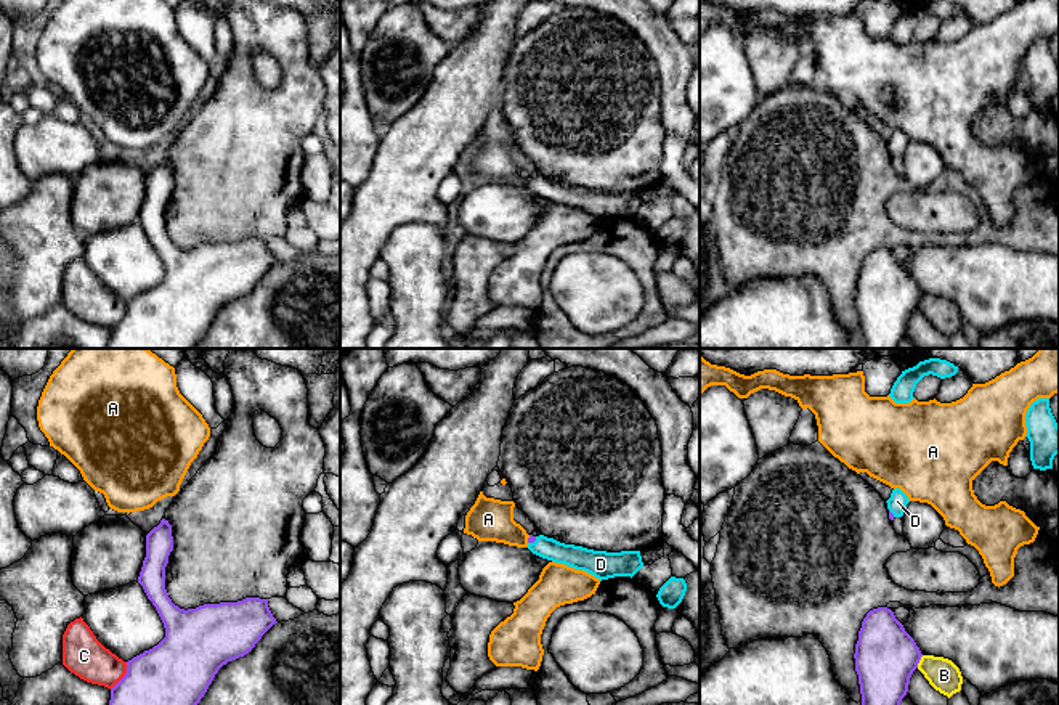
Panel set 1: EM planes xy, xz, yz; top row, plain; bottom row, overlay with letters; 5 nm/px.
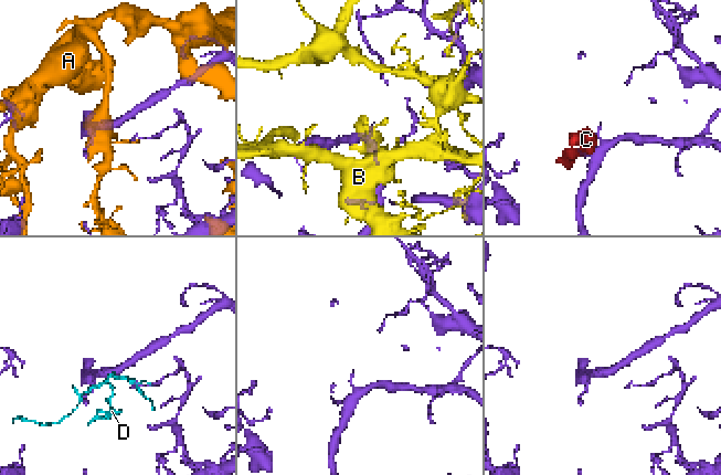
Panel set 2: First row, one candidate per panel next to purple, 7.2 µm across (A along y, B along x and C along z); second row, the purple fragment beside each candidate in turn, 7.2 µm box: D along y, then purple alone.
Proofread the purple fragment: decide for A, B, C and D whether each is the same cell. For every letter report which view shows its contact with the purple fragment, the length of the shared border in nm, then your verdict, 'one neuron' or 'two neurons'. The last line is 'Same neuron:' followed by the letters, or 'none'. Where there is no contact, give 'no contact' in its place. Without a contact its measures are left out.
A: contact in xz; length 40 nm; two neurons
B: contact in yz; length 70 nm; two neurons
C: contact in xy; length 170 nm; two neurons
D: contact in xz; length 60 nm; one neuron
Same neuron: D

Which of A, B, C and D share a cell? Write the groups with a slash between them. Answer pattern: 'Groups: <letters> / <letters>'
Groups: A / B / C / D

